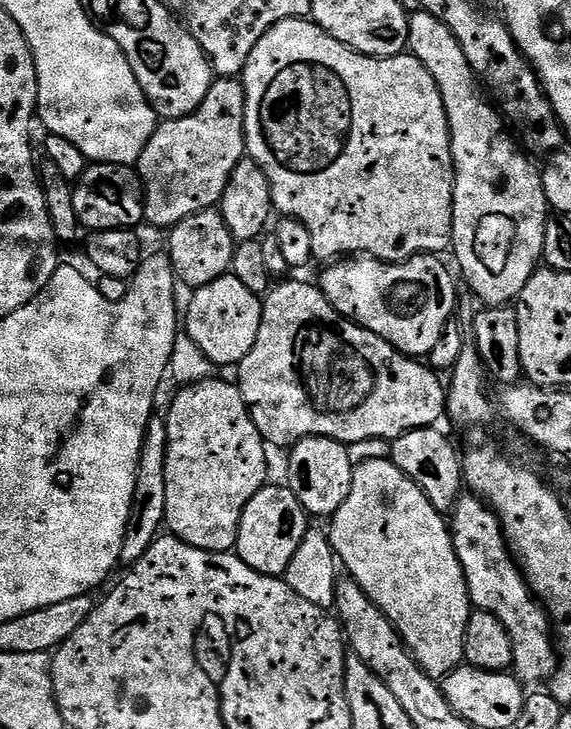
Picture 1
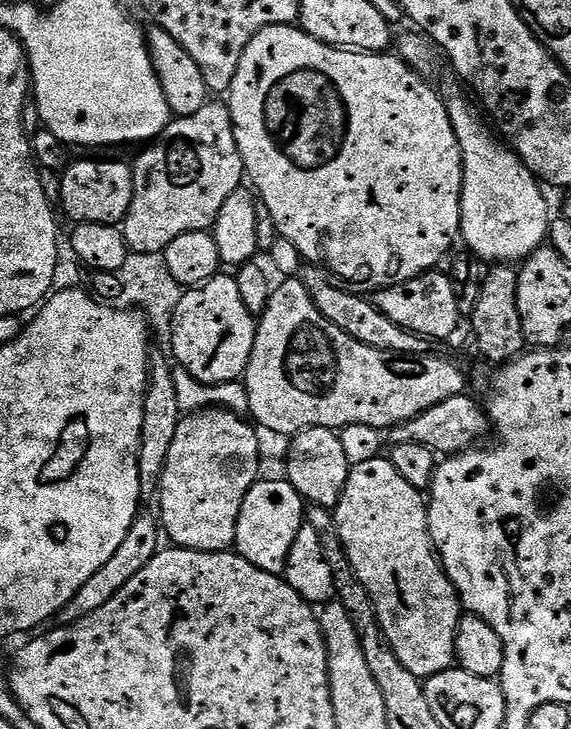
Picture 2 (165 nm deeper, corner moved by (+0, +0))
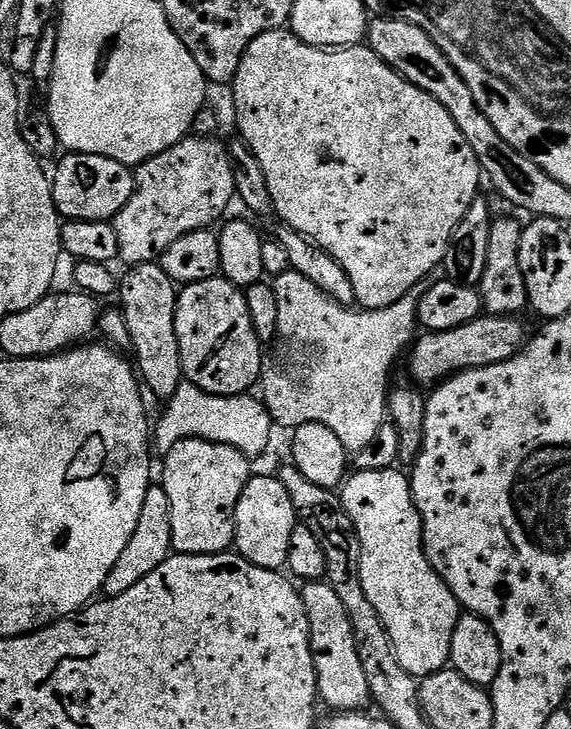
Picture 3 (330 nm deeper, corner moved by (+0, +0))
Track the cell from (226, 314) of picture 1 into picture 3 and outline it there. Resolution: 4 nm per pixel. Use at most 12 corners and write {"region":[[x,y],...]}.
{"region":[[183,285],[176,333],[187,383],[248,394],[262,376],[243,291]]}

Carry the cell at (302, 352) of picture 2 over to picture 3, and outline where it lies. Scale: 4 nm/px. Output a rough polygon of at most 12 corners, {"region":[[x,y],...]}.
{"region":[[481,314],[454,330],[428,332],[408,368],[435,386],[467,368],[513,360],[524,328]]}

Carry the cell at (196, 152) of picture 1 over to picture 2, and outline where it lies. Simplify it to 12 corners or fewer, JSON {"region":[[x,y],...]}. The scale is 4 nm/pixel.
{"region":[[227,103],[177,116],[132,168],[133,253],[207,232],[246,180]]}

